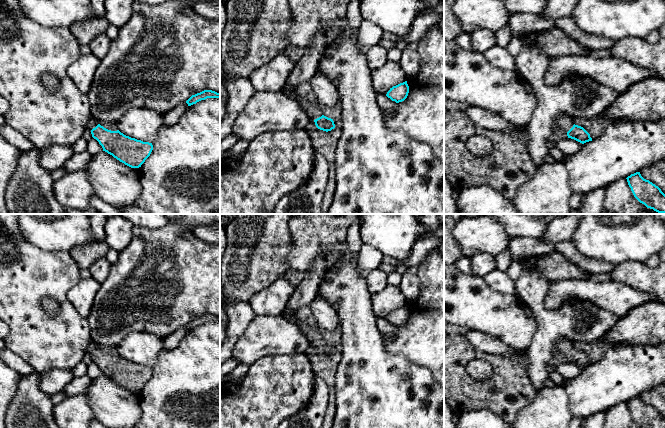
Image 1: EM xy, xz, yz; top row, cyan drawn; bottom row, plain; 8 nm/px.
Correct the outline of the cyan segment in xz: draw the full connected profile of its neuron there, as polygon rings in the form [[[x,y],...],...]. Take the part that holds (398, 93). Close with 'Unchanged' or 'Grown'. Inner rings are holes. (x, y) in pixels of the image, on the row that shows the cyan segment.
[[[405,81],[390,88],[386,96],[390,98],[392,101],[399,103],[407,98],[408,93],[409,93],[409,86],[407,84],[407,81]]]. Unchanged

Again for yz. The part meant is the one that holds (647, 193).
[[[640,172],[631,174],[626,179],[634,197],[640,203],[658,213],[665,214],[665,194],[658,186],[644,179]]]. Unchanged

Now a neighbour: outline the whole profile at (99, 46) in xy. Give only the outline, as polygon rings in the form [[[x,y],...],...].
[[[105,34],[97,36],[89,43],[91,53],[102,59],[108,53],[110,43],[111,40]]]

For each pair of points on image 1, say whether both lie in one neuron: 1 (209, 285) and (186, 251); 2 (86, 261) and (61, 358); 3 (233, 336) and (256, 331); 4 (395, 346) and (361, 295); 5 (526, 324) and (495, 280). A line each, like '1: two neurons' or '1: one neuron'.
1: one neuron
2: two neurons
3: two neurons
4: two neurons
5: two neurons

